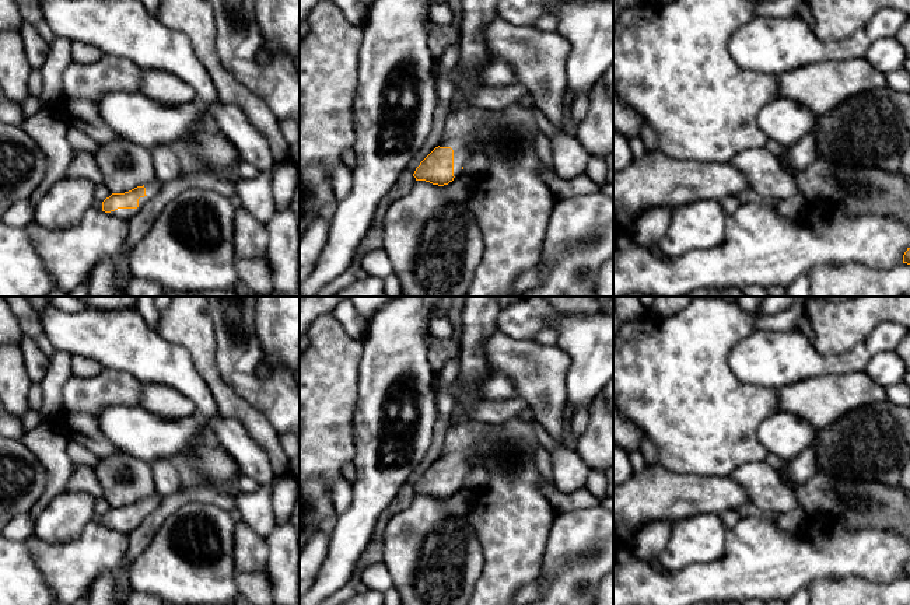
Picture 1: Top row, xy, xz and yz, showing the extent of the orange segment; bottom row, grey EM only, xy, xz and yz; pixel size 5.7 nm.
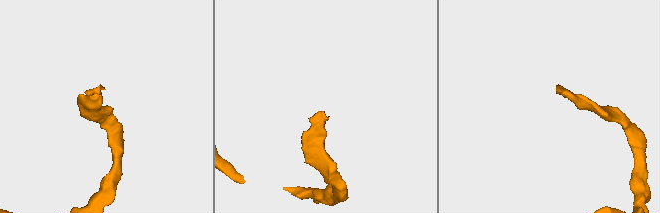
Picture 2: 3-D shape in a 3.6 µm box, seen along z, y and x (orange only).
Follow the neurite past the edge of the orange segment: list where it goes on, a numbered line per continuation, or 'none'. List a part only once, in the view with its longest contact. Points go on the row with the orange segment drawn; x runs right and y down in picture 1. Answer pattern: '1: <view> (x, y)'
1: xy (151, 188)

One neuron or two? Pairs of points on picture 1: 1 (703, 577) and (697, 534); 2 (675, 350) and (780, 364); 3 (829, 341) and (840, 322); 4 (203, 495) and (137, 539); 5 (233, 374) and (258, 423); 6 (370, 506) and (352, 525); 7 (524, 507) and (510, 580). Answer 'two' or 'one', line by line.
1: two
2: two
3: one
4: one
5: two
6: one
7: one

